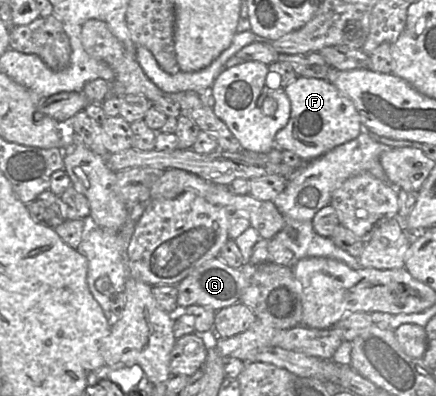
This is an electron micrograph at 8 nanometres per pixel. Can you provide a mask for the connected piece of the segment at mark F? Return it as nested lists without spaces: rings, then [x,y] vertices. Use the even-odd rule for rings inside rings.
[[[299,76],[285,88],[285,92],[291,102],[291,116],[287,125],[275,136],[275,145],[280,150],[290,150],[304,161],[312,161],[354,140],[361,133],[362,122],[354,103],[327,80]]]

